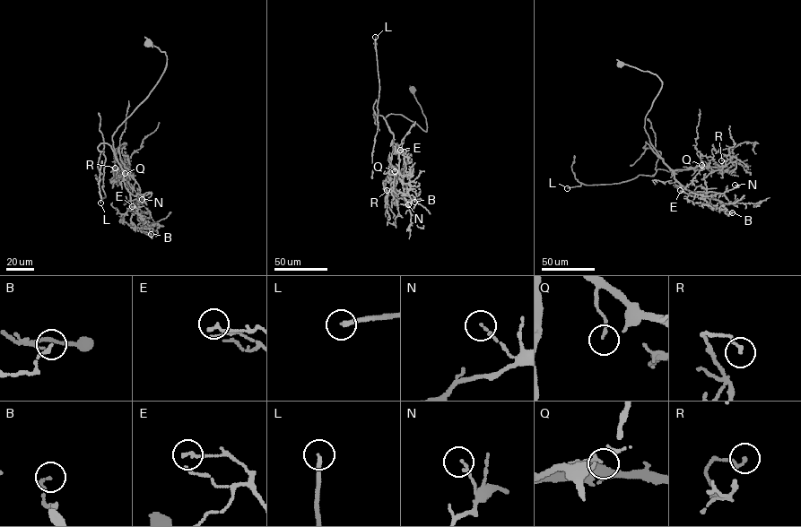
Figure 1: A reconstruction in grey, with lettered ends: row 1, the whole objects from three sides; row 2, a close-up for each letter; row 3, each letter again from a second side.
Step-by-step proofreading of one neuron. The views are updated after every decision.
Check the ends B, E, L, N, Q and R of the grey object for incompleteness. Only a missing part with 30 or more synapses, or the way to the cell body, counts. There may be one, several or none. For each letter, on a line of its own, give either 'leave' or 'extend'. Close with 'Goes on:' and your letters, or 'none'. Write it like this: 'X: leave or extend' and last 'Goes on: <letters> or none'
B: leave
E: leave
L: extend
N: leave
Q: leave
R: leave
Goes on: L

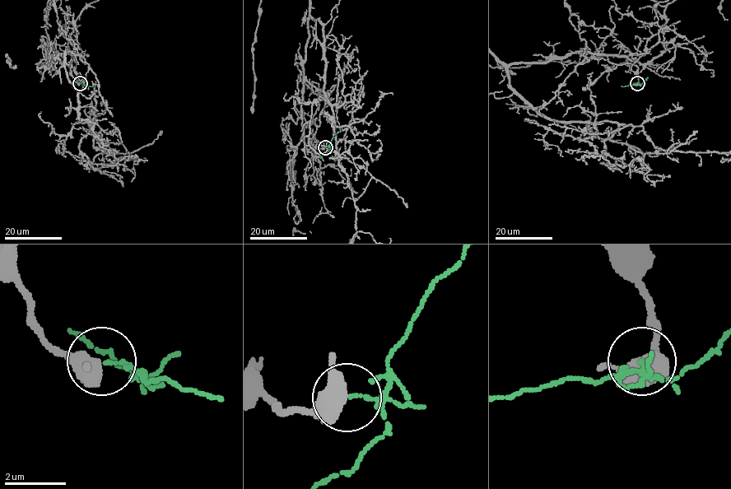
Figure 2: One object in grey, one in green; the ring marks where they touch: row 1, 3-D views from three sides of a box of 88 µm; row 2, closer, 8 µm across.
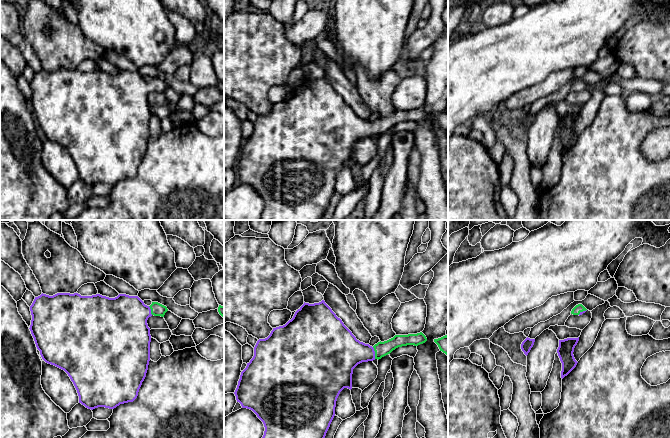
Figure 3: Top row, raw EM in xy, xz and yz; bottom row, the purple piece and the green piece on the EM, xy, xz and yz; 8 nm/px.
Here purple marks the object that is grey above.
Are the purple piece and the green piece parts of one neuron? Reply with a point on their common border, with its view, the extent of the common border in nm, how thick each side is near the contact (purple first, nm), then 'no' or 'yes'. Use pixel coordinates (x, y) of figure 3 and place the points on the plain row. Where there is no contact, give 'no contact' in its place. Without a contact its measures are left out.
contact xz (374, 129); length 100 nm; calibres 300 and 120 nm; yes

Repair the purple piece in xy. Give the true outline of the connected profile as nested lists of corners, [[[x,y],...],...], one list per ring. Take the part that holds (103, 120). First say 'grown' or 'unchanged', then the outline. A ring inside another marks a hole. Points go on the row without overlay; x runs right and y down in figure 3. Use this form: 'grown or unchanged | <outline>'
grown | [[[42,69],[35,73],[30,87],[32,96],[29,105],[42,135],[64,146],[77,166],[79,179],[93,186],[98,183],[114,185],[137,174],[150,137],[151,111],[147,96],[152,91],[164,93],[168,85],[158,78],[147,82],[138,72],[126,70],[109,74],[100,70],[57,69],[49,72]]]

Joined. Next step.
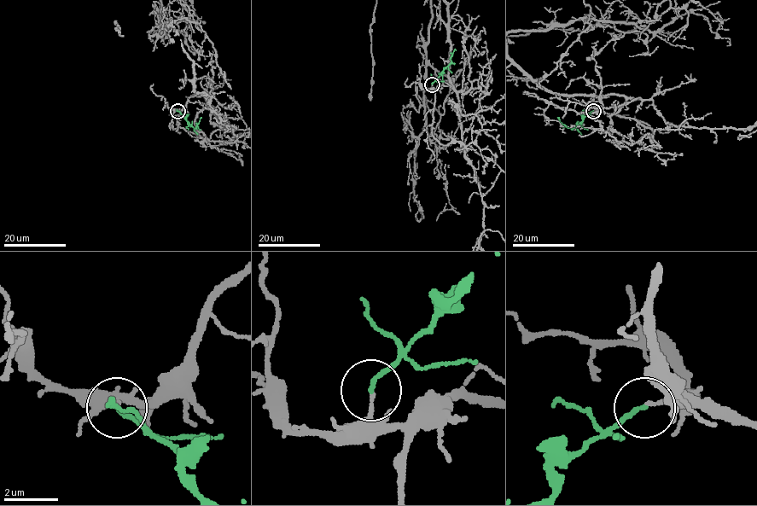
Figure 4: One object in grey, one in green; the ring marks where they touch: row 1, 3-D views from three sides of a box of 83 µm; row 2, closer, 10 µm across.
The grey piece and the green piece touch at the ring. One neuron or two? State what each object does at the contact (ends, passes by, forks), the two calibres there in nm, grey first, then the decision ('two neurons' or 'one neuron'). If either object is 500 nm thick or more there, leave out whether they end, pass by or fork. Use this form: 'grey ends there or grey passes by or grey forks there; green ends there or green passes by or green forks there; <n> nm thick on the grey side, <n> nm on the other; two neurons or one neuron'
grey ends there; green ends there; 130 nm thick on the grey side, 160 nm on the other; one neuron

